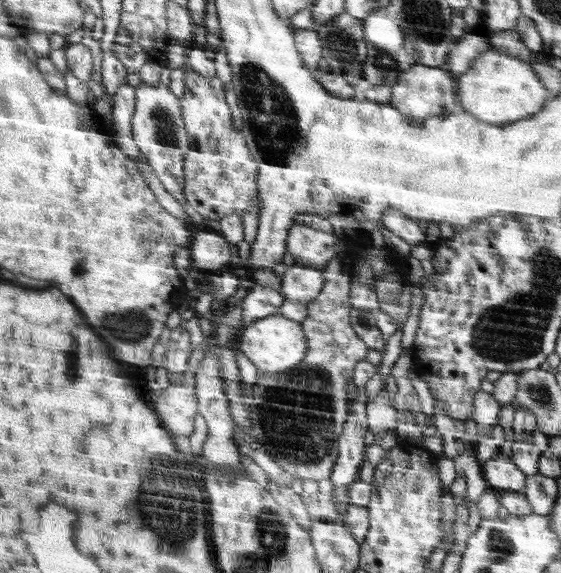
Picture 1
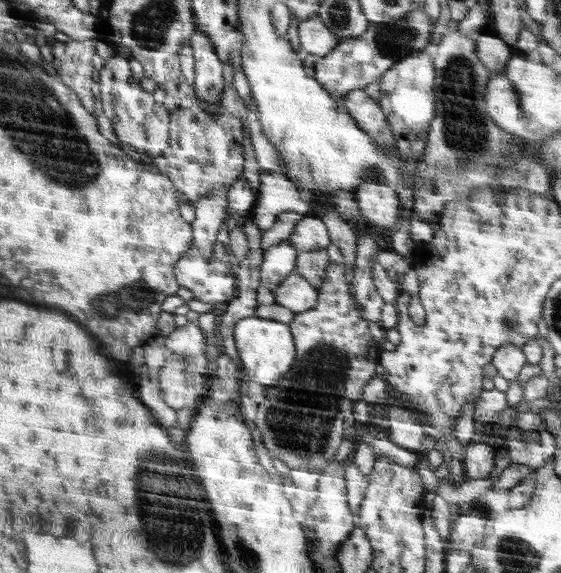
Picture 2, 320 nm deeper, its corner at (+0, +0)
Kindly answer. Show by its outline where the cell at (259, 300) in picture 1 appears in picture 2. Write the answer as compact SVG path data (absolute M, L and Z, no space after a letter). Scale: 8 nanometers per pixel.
M290 239L271 245L263 253L260 268L261 286L274 290L297 268L297 250Z

